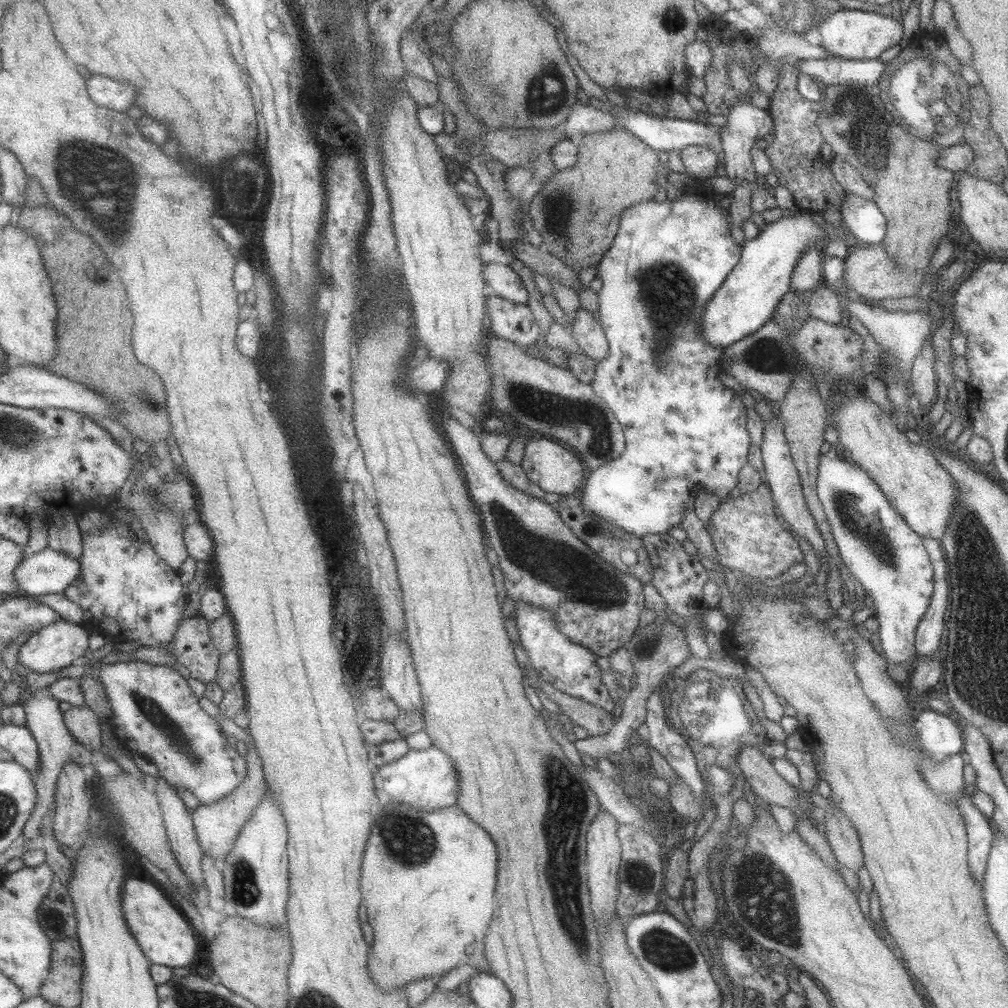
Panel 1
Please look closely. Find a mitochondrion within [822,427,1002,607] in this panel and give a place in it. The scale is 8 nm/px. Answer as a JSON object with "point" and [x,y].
{"point":[848,506]}

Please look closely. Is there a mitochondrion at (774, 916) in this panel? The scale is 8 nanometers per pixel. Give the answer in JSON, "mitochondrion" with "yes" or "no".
{"mitochondrion":"yes"}

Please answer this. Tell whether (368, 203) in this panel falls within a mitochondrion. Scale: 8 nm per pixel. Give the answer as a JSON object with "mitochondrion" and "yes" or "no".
{"mitochondrion":"no"}

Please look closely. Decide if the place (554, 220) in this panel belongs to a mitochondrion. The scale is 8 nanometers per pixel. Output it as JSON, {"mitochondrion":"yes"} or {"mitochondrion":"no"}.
{"mitochondrion":"yes"}

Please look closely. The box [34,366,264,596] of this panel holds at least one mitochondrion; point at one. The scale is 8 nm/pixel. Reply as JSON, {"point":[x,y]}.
{"point":[182,495]}

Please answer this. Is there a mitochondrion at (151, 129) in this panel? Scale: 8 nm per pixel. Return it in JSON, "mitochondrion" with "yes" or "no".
{"mitochondrion":"no"}

